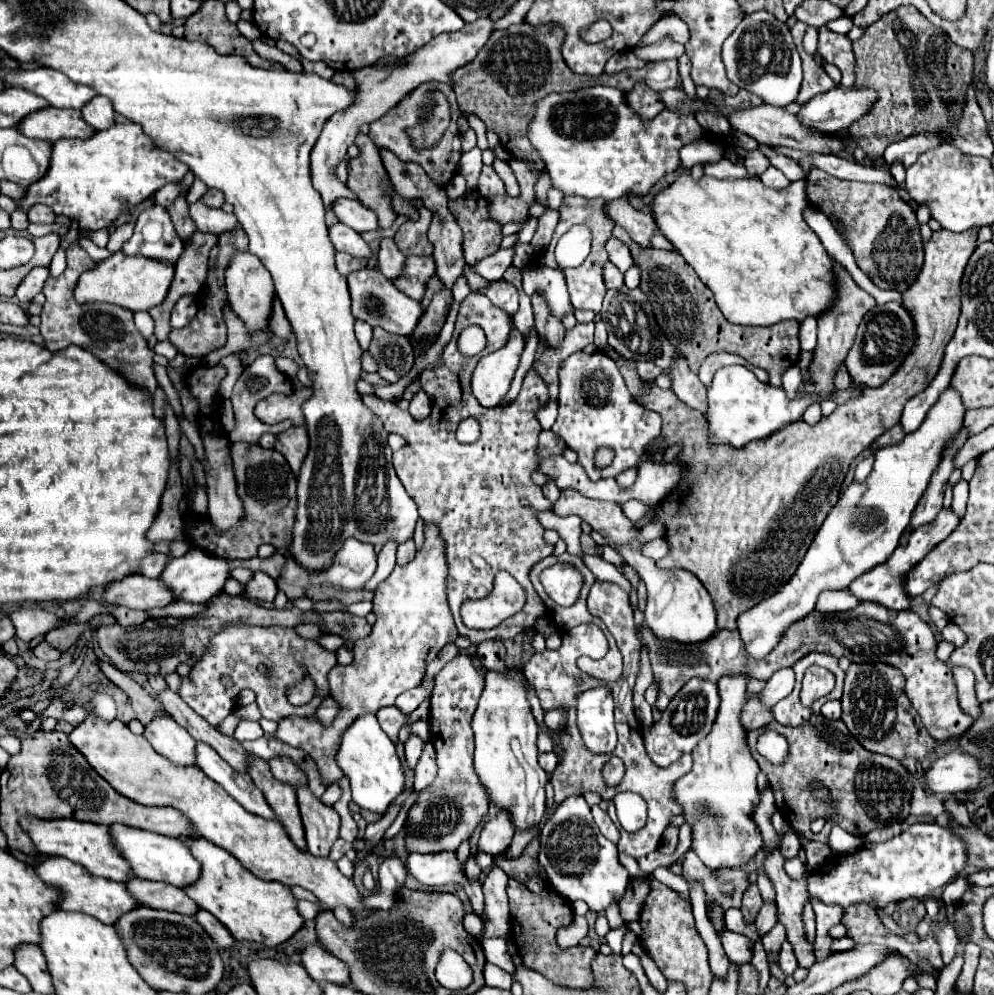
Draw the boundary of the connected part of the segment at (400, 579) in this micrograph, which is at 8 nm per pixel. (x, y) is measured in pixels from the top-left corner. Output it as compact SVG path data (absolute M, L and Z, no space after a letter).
M425 525L423 547L407 565L397 565L393 573L377 587L373 595L373 613L377 623L369 637L353 643L355 661L347 667L333 667L329 673L331 697L339 703L335 721L325 727L315 715L309 717L291 716L279 721L273 737L281 739L291 747L307 751L321 769L325 781L337 783L343 773L335 763L335 755L341 743L343 731L363 713L377 713L381 707L395 703L397 695L413 689L421 683L427 665L437 653L459 637L449 603L447 603L447 557L445 541L437 525Z

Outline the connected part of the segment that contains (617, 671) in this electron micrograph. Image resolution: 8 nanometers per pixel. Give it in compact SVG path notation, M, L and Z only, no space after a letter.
M609 637L609 651L603 659L579 659L577 661L579 669L591 677L597 677L601 681L617 681L621 677L621 653L615 645L615 639Z

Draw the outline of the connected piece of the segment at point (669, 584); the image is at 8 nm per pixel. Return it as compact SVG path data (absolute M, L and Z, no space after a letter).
M659 522L647 524L642 528L638 537L631 543L623 545L623 549L615 549L629 567L633 567L641 579L647 585L647 607L645 607L645 621L653 635L663 641L677 641L683 645L697 645L707 639L711 639L719 627L717 627L717 611L713 605L711 595L701 585L701 581L683 569L657 569L653 559L647 559L641 555L639 546L648 540L663 537L664 526Z

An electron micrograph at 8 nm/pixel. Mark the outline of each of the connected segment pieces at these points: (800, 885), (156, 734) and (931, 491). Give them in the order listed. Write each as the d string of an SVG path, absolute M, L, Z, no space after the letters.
M779 835L779 841L775 845L775 849L765 857L763 861L763 871L767 873L767 877L771 879L773 883L773 889L777 893L777 921L785 927L787 931L787 941L793 945L793 951L795 951L795 957L797 957L797 963L799 967L805 967L809 969L813 963L815 963L815 945L811 941L807 941L807 935L805 935L805 927L803 927L803 919L801 919L801 913L803 913L803 905L809 901L809 891L807 891L807 877L809 877L809 871L805 869L805 875L801 879L791 879L785 869L783 869L783 855L779 851L781 847L781 835Z
M171 715L157 717L145 727L145 739L153 745L157 753L167 757L175 765L197 765L195 761L195 739L187 729L179 727Z
M961 429L961 433L953 439L949 449L945 451L945 457L941 459L941 465L939 465L937 473L933 473L933 481L929 483L929 489L921 497L917 509L913 511L909 529L917 529L917 527L923 527L923 525L931 523L937 517L937 513L941 511L941 507L943 507L943 493L947 489L947 481L949 481L949 475L953 471L953 455L959 451L959 447L965 441L967 441L967 431Z

